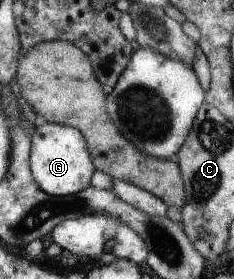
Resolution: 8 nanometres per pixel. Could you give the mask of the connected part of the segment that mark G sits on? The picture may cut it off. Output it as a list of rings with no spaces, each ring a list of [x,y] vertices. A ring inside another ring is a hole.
[[[38,122],[32,135],[31,148],[31,172],[47,195],[67,198],[79,194],[90,185],[95,165],[88,143],[78,129],[63,124]]]

